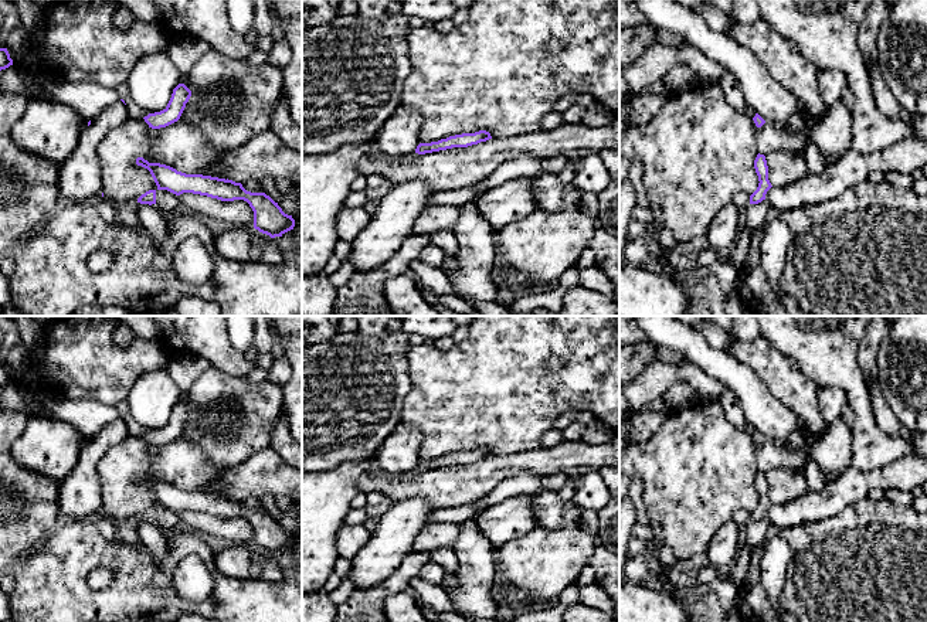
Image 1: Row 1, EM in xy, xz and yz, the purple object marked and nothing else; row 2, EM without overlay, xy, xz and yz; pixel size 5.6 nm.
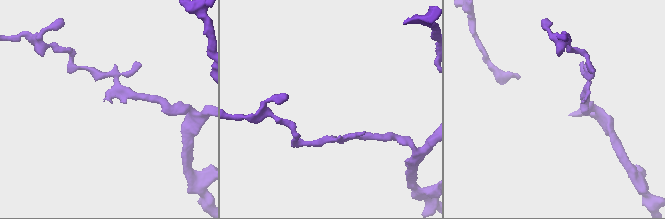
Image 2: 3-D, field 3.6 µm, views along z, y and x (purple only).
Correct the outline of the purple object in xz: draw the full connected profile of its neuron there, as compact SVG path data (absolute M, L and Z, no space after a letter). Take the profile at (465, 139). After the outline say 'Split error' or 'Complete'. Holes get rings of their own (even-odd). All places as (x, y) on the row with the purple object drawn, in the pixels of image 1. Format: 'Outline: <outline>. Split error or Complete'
Outline: M479 130L475 133L462 133L462 135L449 136L446 139L441 139L438 142L420 143L415 149L415 153L425 154L425 153L452 149L452 147L468 147L472 145L478 145L481 142L486 142L489 139L492 139L492 136L486 130Z. Complete

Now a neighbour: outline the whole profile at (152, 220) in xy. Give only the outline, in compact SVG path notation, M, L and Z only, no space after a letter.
M140 204L137 210L139 221L149 235L157 242L163 242L169 237L166 217L159 211L156 204Z

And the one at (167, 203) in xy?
M157 190L156 191L156 205L164 217L170 217L177 211L180 205L180 200L179 200L179 196L167 190Z

